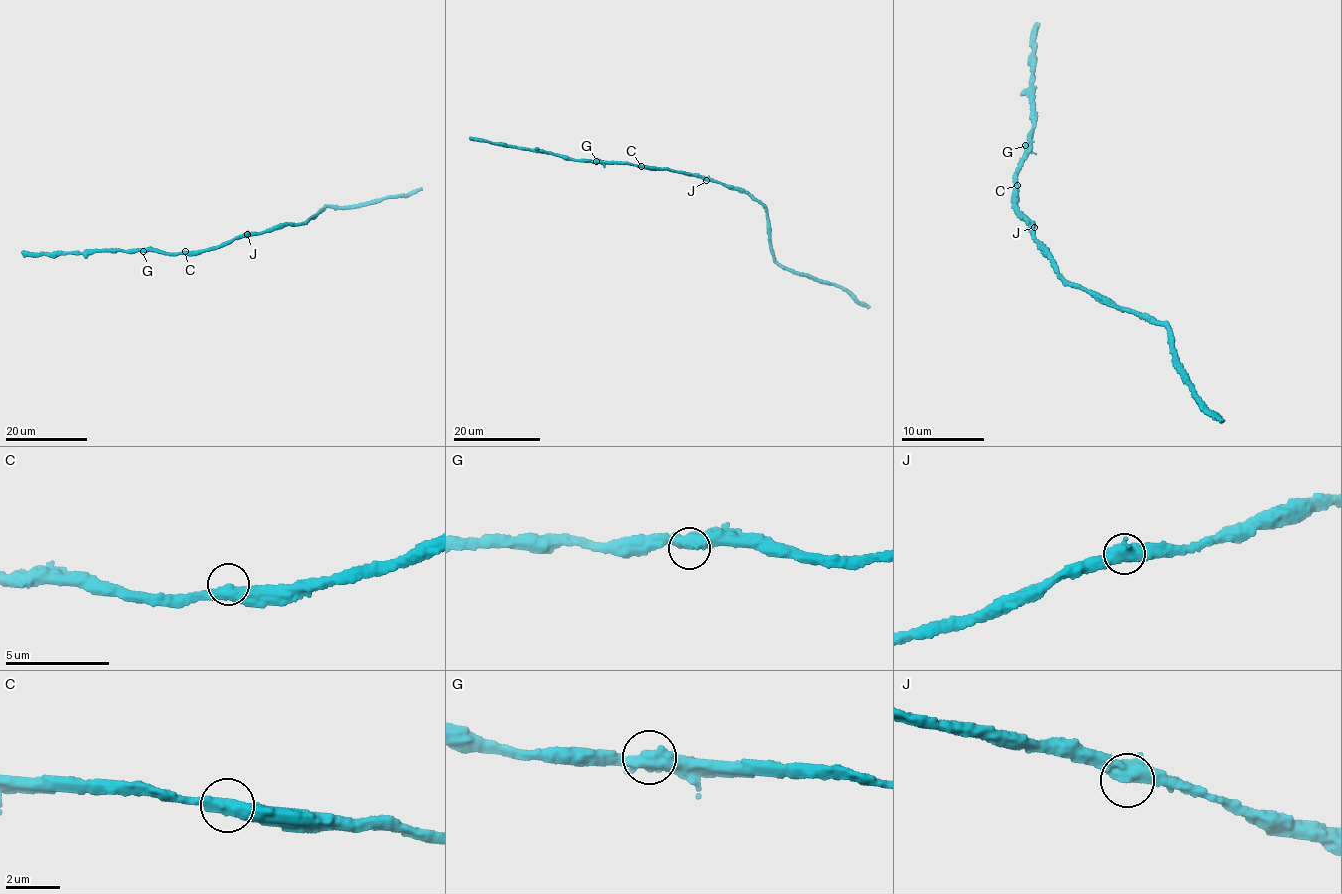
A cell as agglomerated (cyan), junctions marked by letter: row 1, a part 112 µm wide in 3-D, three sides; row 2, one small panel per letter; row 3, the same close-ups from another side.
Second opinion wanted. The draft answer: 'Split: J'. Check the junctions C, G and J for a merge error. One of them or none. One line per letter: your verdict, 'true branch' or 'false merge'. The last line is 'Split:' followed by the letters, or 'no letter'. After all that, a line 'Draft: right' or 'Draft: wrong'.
C: true branch
G: true branch
J: true branch
Split: no letter
Draft: wrong

